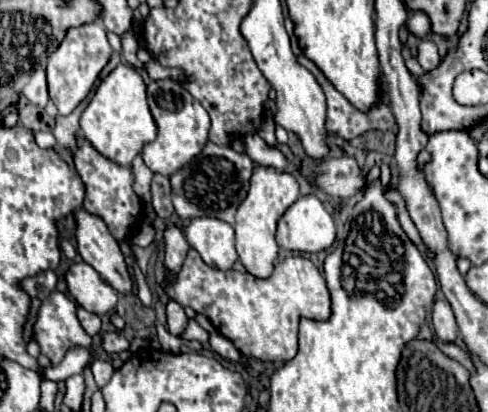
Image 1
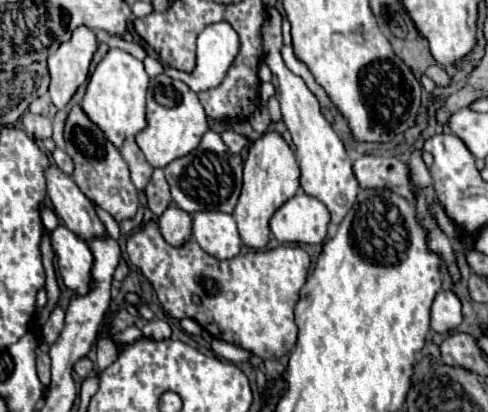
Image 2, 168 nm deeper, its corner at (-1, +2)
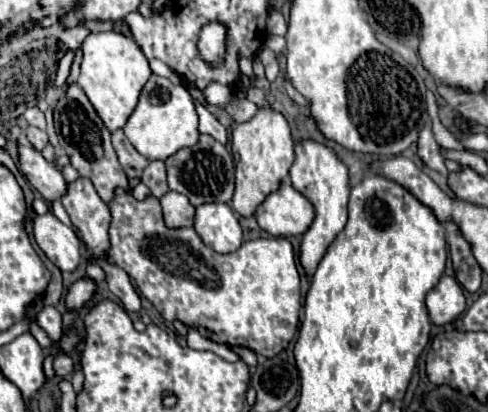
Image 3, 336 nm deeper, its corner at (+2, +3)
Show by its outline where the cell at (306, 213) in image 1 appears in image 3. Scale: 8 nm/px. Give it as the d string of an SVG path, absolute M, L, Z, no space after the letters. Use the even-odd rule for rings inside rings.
M285 178L279 190L267 194L265 202L255 210L255 220L261 230L271 236L297 236L303 234L313 222L311 202L291 186Z

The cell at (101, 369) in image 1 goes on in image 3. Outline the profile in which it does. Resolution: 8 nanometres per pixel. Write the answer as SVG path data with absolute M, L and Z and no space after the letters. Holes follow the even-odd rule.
M67 354L55 356L55 360L53 360L53 370L55 370L55 376L57 376L57 378L63 378L63 376L67 376L67 374L73 372L73 360L71 360Z

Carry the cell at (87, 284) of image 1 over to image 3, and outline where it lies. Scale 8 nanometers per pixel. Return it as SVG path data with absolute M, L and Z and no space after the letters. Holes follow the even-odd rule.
M53 212L35 218L33 234L39 248L61 272L73 272L79 266L81 246L77 234L73 232L73 228L57 220Z

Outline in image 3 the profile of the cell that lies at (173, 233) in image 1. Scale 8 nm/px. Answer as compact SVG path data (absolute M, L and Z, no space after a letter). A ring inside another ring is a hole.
M169 190L165 196L161 196L161 206L167 226L171 228L193 226L195 208L191 206L189 198L185 198L185 194L177 194L175 190Z

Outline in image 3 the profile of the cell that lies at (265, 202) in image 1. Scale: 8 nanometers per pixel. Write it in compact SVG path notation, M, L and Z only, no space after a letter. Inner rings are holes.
M273 106L259 108L251 120L237 124L231 130L231 154L235 160L235 194L231 206L241 216L253 216L265 196L279 188L295 158L291 130L285 116Z

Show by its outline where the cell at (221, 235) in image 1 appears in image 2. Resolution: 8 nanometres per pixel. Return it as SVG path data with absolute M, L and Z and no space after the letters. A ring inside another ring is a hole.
M220 211L196 213L192 217L192 235L196 243L216 259L234 259L242 247L234 217Z

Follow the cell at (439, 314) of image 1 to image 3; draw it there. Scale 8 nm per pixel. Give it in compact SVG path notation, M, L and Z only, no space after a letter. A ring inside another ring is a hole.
M443 274L441 280L433 290L427 294L427 310L431 316L431 322L437 326L445 326L453 320L457 320L465 310L465 296L463 288L453 276Z

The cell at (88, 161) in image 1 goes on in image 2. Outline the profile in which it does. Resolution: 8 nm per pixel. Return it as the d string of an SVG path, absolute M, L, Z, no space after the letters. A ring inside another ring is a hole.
M72 107L68 121L66 121L66 129L64 129L64 139L66 139L66 153L74 161L72 179L80 187L80 191L94 205L108 211L116 219L116 223L120 223L124 219L132 219L138 211L138 191L132 187L132 181L128 175L128 165L124 163L120 151L84 115L82 107Z

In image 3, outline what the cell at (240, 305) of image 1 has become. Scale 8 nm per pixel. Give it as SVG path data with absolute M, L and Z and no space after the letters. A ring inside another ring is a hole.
M117 188L115 194L113 194L113 200L107 204L109 210L111 210L111 224L109 224L109 240L111 240L111 246L105 254L107 262L109 264L115 264L119 268L123 268L129 278L135 282L137 290L141 296L145 296L155 308L157 312L167 320L167 322L173 322L173 320L181 320L183 324L187 324L189 328L195 328L201 336L213 340L213 342L221 342L221 344L227 344L227 346L245 346L245 348L251 348L253 352L257 354L263 354L267 358L271 356L277 356L279 352L283 352L287 348L287 344L291 342L291 338L295 336L295 330L297 330L297 324L299 324L299 310L301 310L301 292L299 292L299 272L297 272L297 262L295 262L295 254L293 254L293 246L289 240L285 238L257 238L257 240L249 240L249 242L243 242L239 250L235 252L229 252L229 254L219 254L215 250L211 250L209 246L203 244L203 240L199 238L199 234L189 226L189 228L167 228L165 226L165 220L163 220L163 214L161 214L161 204L159 204L159 198L153 198L153 196L147 196L145 200L135 200L133 194L129 190L121 190Z

